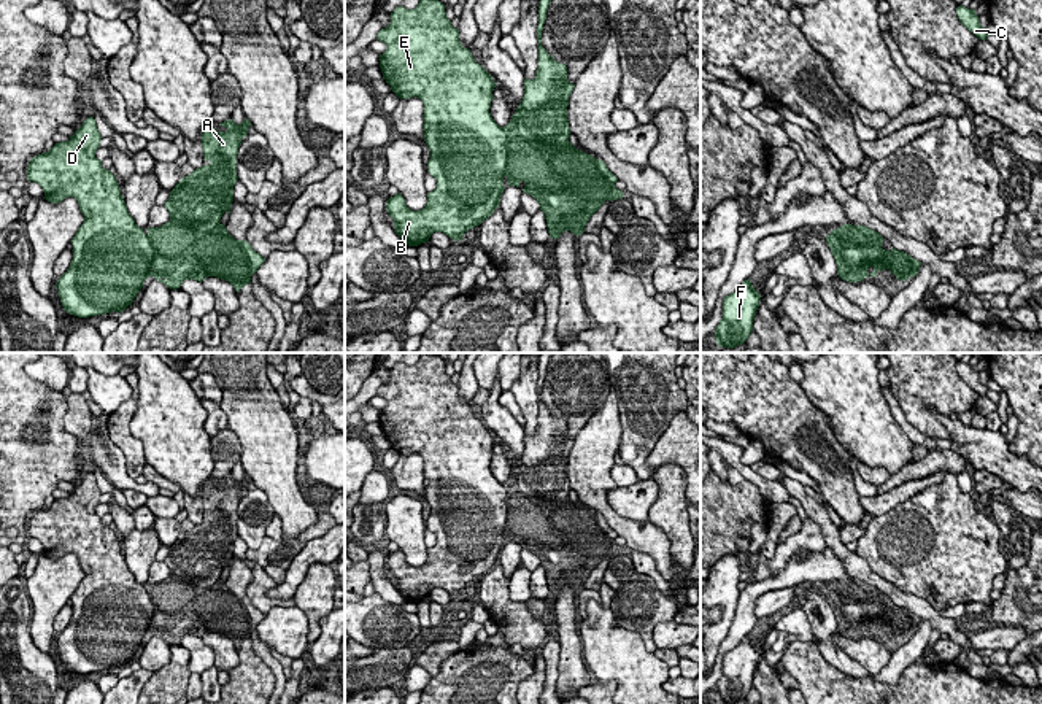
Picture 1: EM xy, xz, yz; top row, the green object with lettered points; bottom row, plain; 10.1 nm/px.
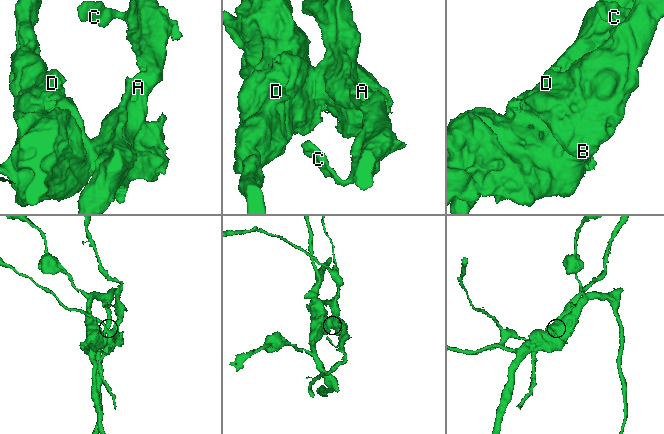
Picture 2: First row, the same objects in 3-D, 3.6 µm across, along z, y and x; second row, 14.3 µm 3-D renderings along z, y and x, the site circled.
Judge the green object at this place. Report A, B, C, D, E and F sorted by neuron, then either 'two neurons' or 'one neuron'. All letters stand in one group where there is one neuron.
A C F / B D E | two neurons

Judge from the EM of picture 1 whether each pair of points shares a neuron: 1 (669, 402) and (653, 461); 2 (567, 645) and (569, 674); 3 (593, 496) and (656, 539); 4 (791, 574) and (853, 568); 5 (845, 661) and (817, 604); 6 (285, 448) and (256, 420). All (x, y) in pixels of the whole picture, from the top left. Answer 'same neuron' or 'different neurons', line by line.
1: different neurons
2: same neuron
3: same neuron
4: different neurons
5: same neuron
6: same neuron

